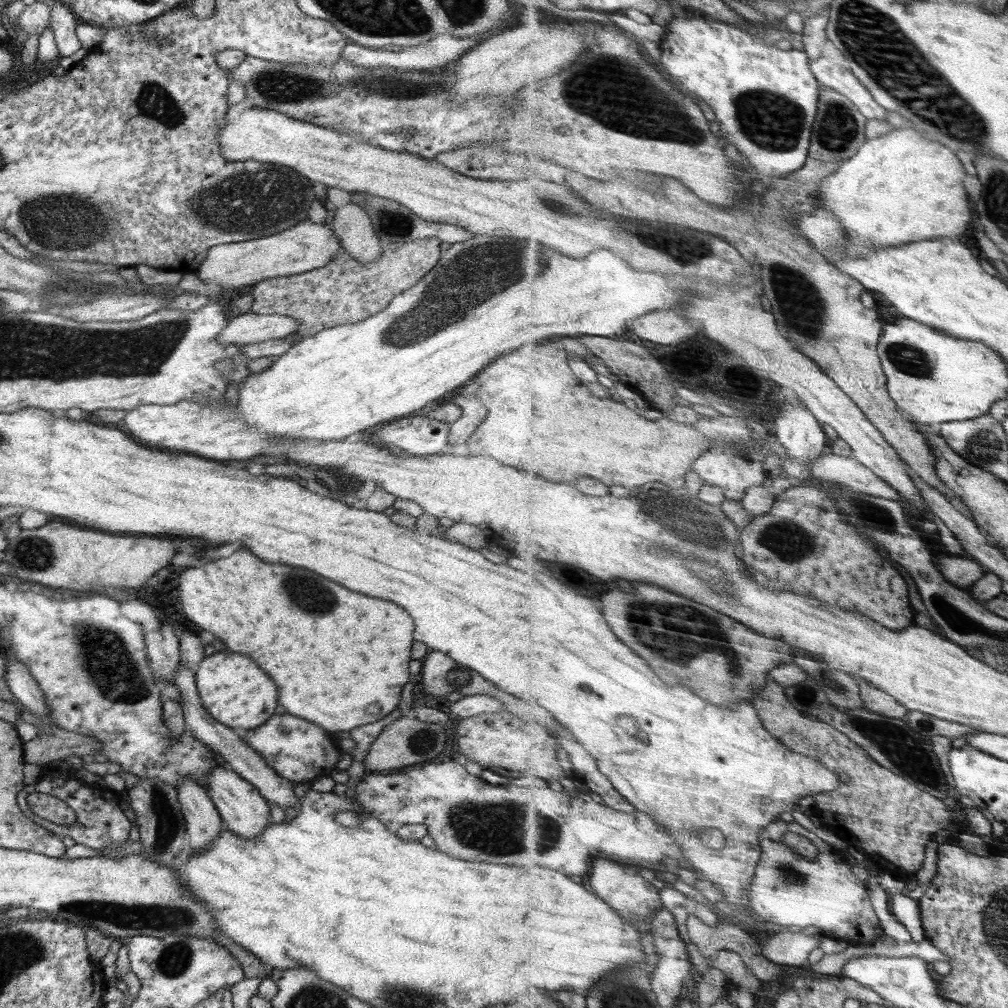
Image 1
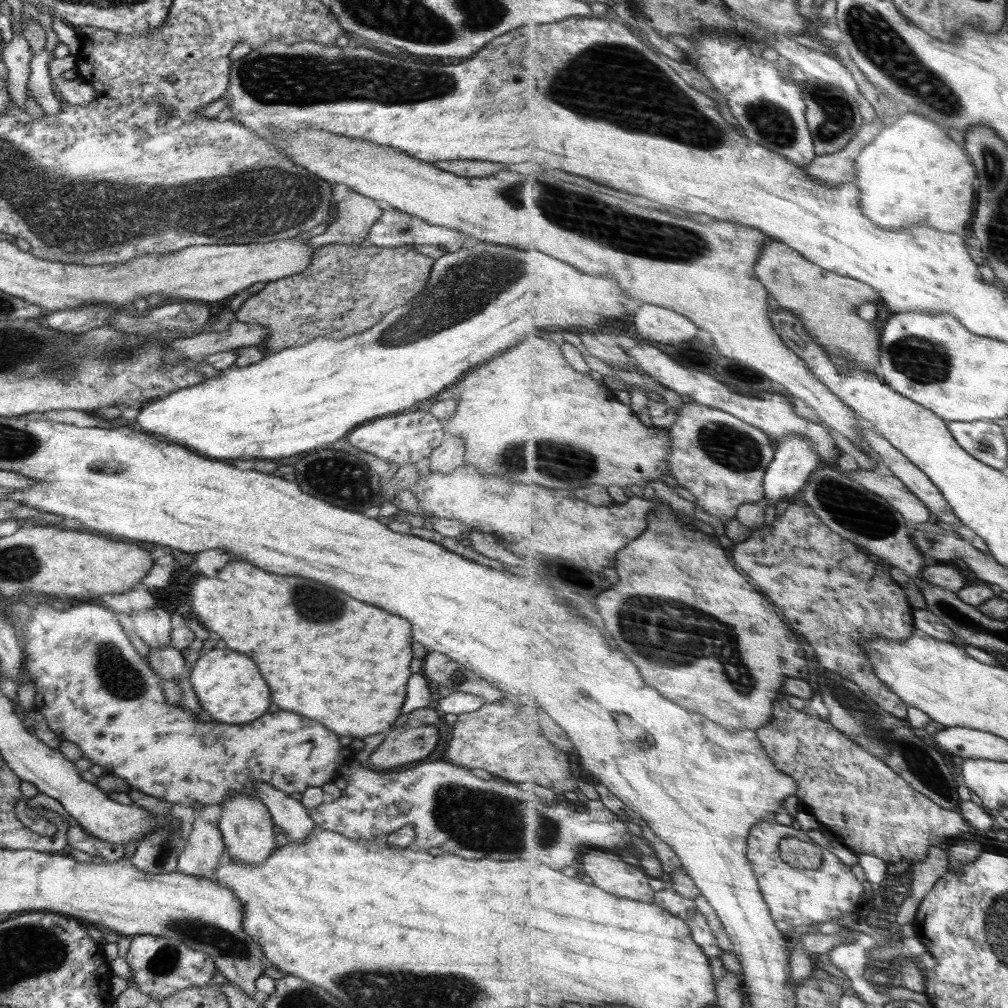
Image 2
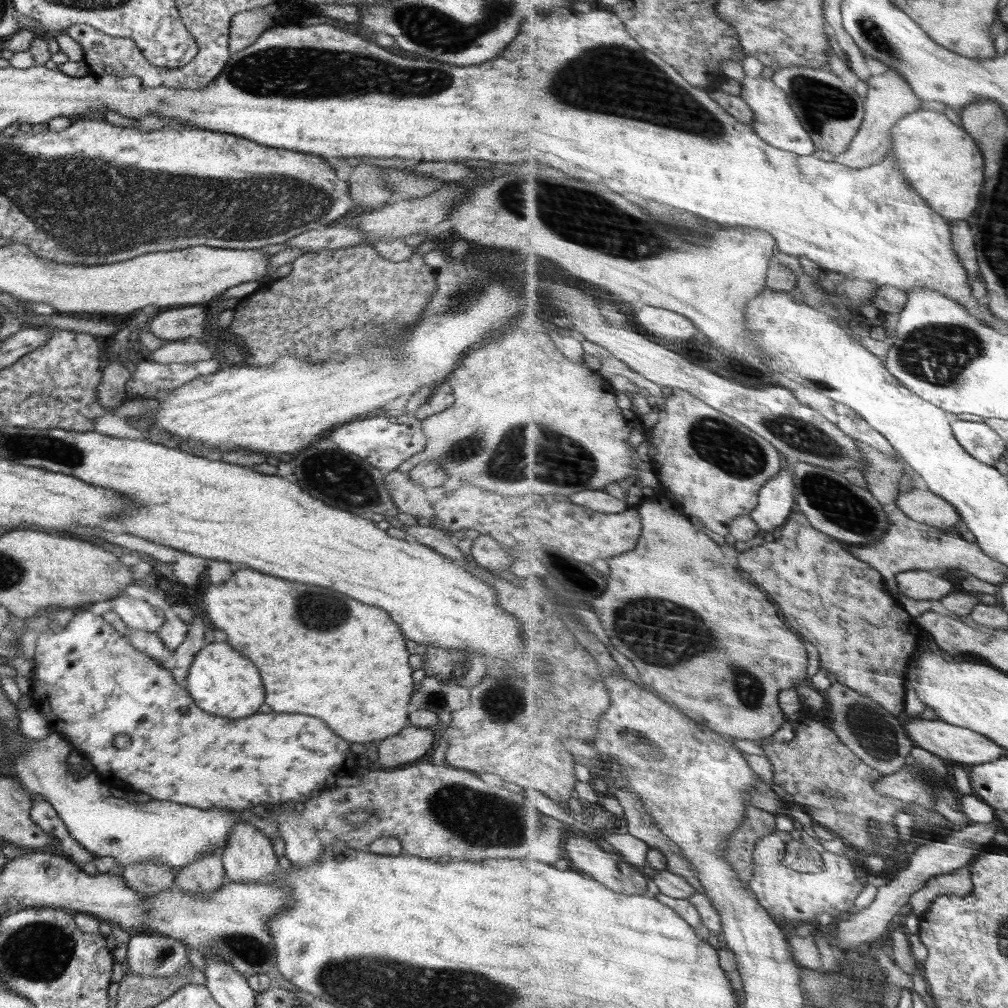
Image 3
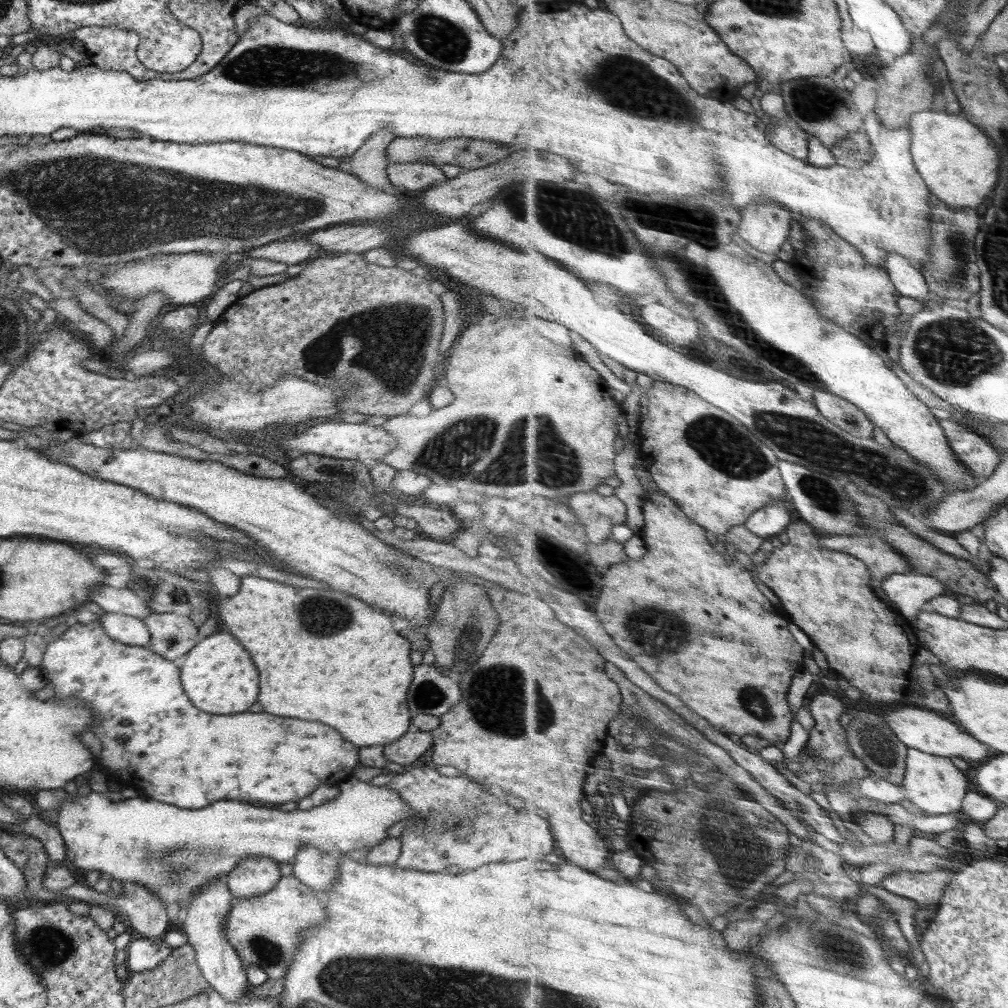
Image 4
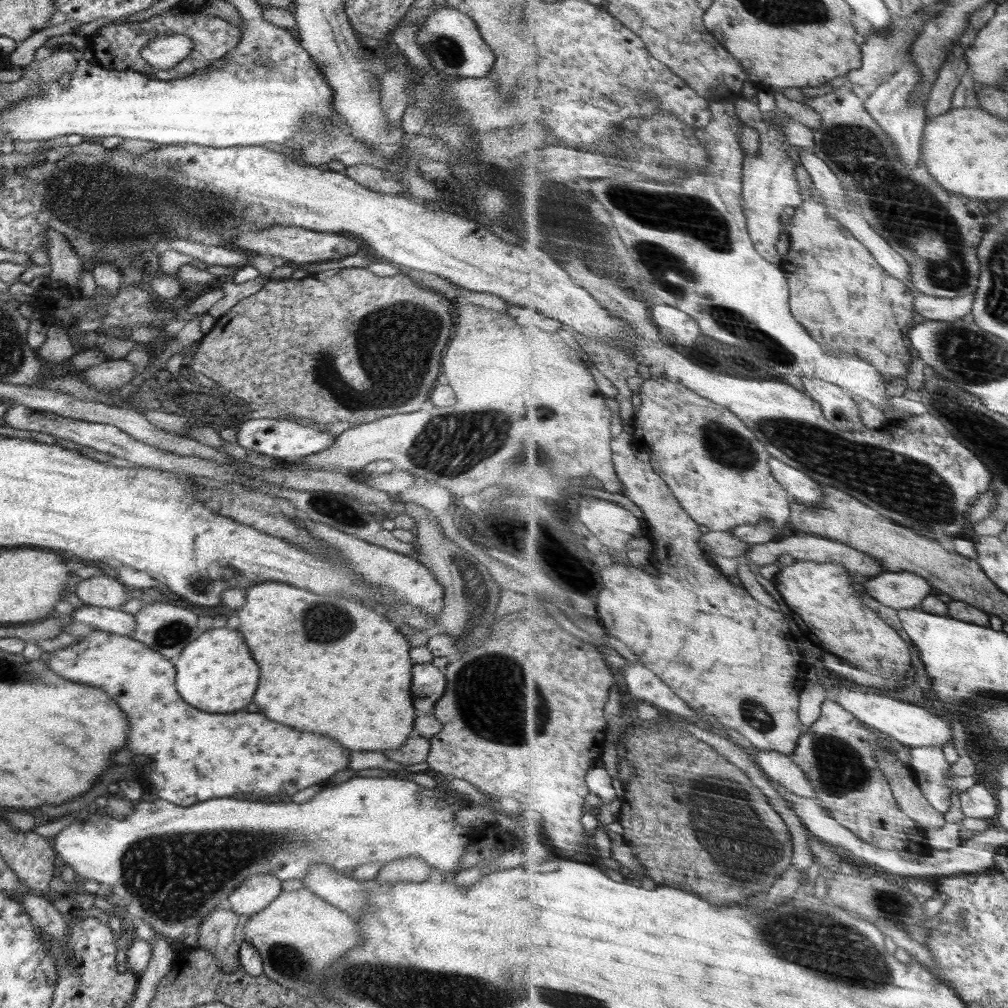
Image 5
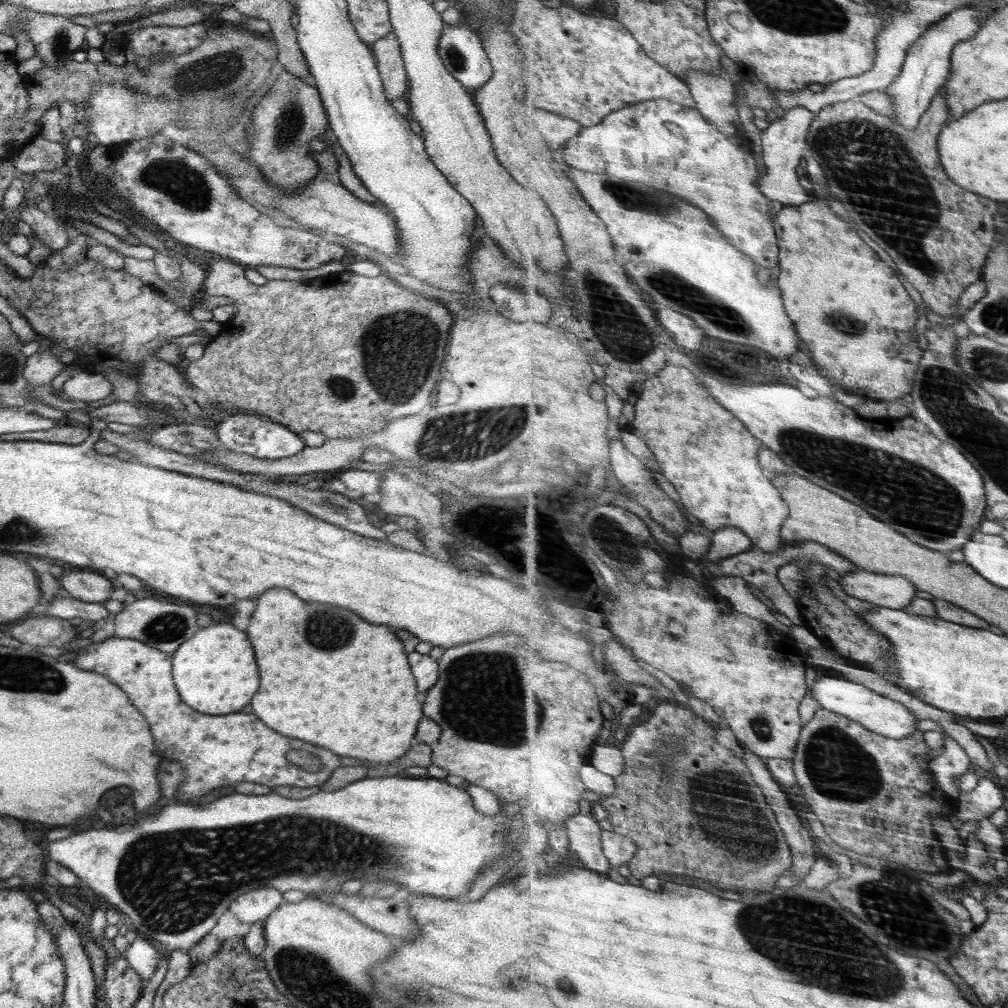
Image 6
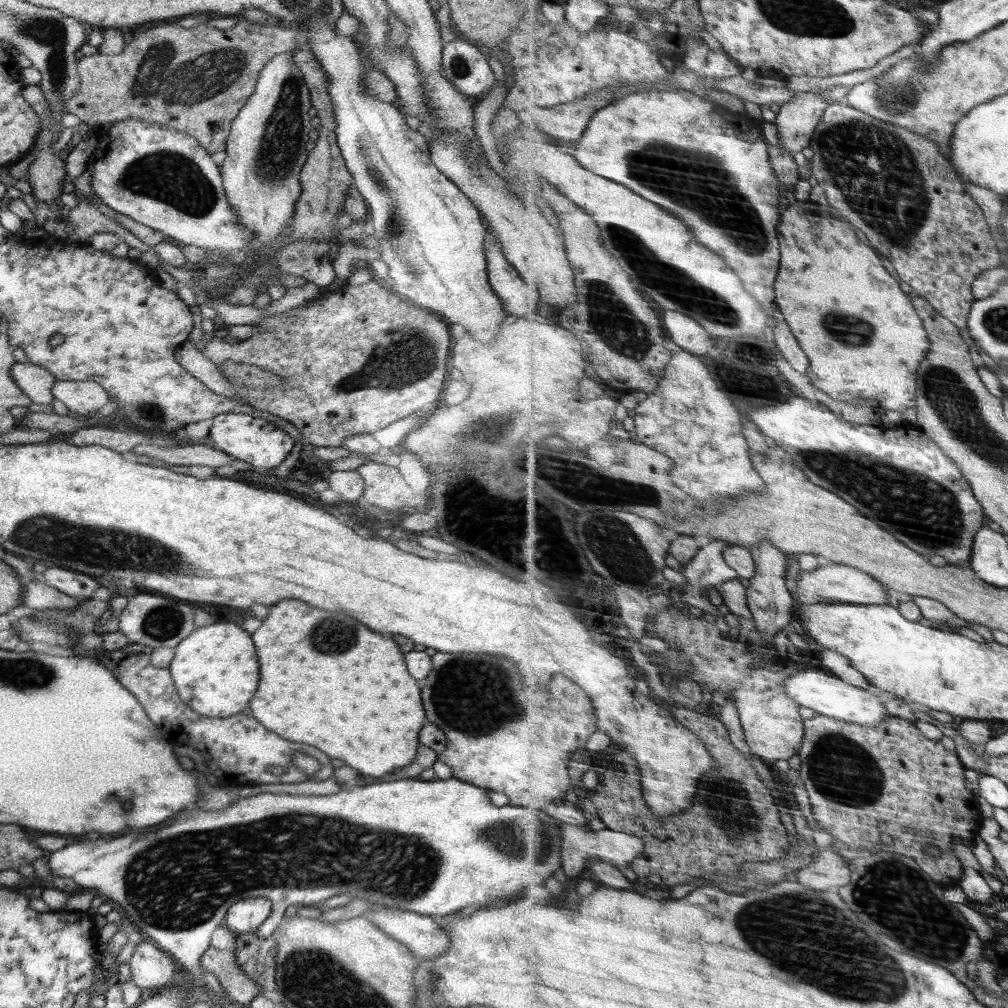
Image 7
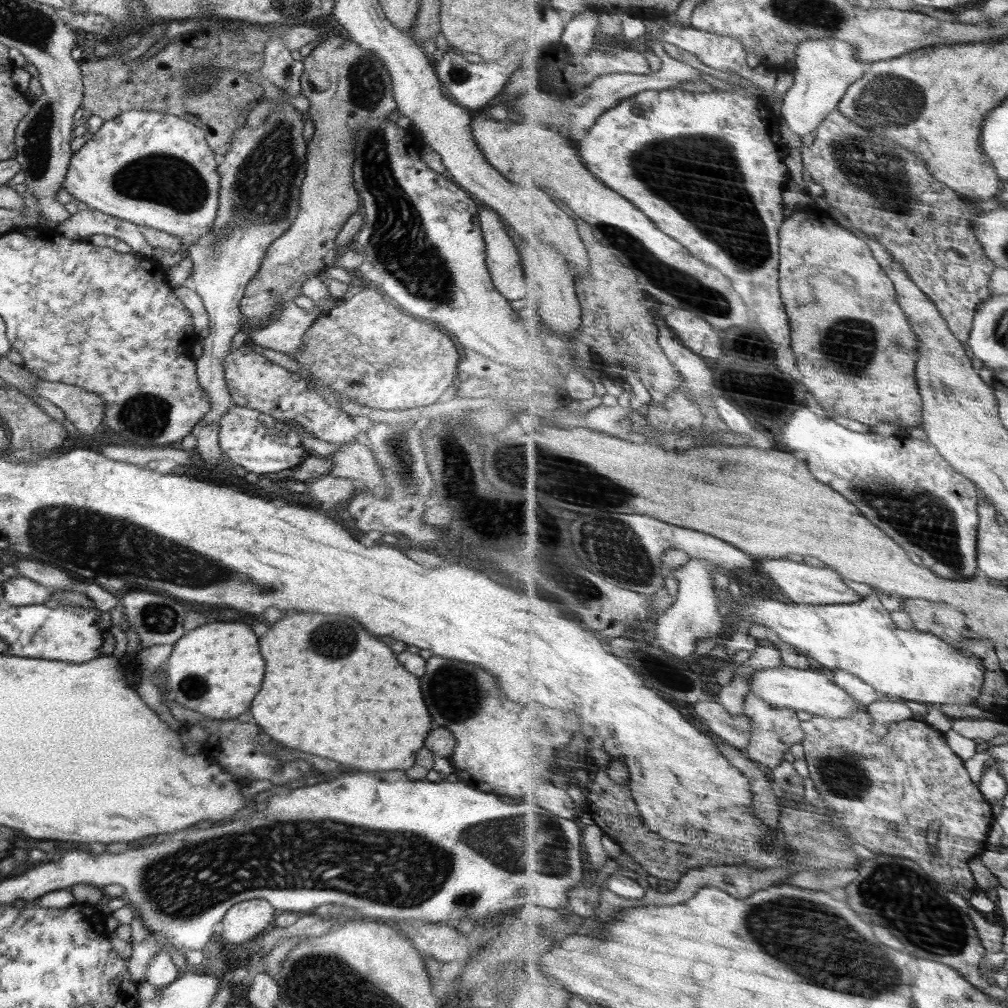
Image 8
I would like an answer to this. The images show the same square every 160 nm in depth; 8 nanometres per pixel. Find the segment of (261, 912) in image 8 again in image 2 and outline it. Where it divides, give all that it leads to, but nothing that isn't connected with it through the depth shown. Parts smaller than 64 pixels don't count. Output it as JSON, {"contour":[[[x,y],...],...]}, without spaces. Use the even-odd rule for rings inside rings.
{"contour":[[[231,794],[221,805],[221,818],[218,822],[218,829],[222,834],[222,839],[230,859],[248,863],[248,865],[258,865],[264,863],[272,850],[277,848],[275,842],[273,820],[266,805],[252,794]]]}

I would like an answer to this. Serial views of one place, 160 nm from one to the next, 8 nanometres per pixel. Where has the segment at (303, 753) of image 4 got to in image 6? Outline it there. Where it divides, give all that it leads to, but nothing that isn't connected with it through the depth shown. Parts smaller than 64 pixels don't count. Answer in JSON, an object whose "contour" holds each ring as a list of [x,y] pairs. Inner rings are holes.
{"contour":[[[113,636],[108,637],[104,642],[92,643],[86,648],[78,649],[75,653],[74,659],[70,659],[68,663],[78,666],[79,669],[104,675],[110,682],[116,684],[120,690],[123,690],[128,695],[130,704],[134,705],[138,712],[144,715],[147,720],[146,724],[150,725],[155,745],[161,752],[162,757],[165,760],[176,760],[184,766],[188,780],[185,780],[184,784],[180,786],[180,790],[178,790],[180,796],[178,798],[186,800],[186,798],[194,798],[194,796],[200,796],[200,794],[206,796],[208,792],[212,792],[220,786],[234,786],[238,782],[250,782],[250,784],[255,782],[271,788],[274,786],[320,787],[330,778],[330,774],[340,766],[340,758],[336,754],[332,754],[330,750],[308,744],[308,742],[300,742],[296,738],[280,736],[274,730],[270,730],[268,726],[264,726],[264,722],[260,722],[254,714],[240,714],[238,712],[238,714],[228,714],[228,716],[208,716],[208,714],[200,714],[200,712],[192,710],[190,706],[186,706],[182,702],[176,690],[172,676],[171,655],[148,646],[145,642]],[[294,748],[300,748],[300,750],[294,750]],[[288,750],[290,751],[288,752]],[[304,750],[308,750],[308,752]],[[286,752],[288,753],[286,754]],[[313,759],[314,770],[304,770],[308,769]],[[288,760],[302,767],[303,770],[292,766]],[[321,762],[322,768],[319,768]]]}

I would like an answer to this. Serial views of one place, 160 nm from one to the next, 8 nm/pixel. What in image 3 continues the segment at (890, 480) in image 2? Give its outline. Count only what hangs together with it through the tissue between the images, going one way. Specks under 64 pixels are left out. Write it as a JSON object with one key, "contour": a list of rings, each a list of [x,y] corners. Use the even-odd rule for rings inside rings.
{"contour":[[[917,485],[906,492],[901,491],[898,506],[918,522],[945,530],[955,530],[963,521],[960,511],[946,498],[938,495],[924,485]]]}

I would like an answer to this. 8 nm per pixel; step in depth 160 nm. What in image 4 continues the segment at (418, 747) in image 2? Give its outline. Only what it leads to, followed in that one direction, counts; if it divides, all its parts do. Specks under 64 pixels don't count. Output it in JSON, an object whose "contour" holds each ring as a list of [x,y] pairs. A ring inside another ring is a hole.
{"contour":[[[411,729],[400,740],[388,744],[384,748],[383,755],[396,764],[411,765],[432,746],[433,736],[430,732]]]}

